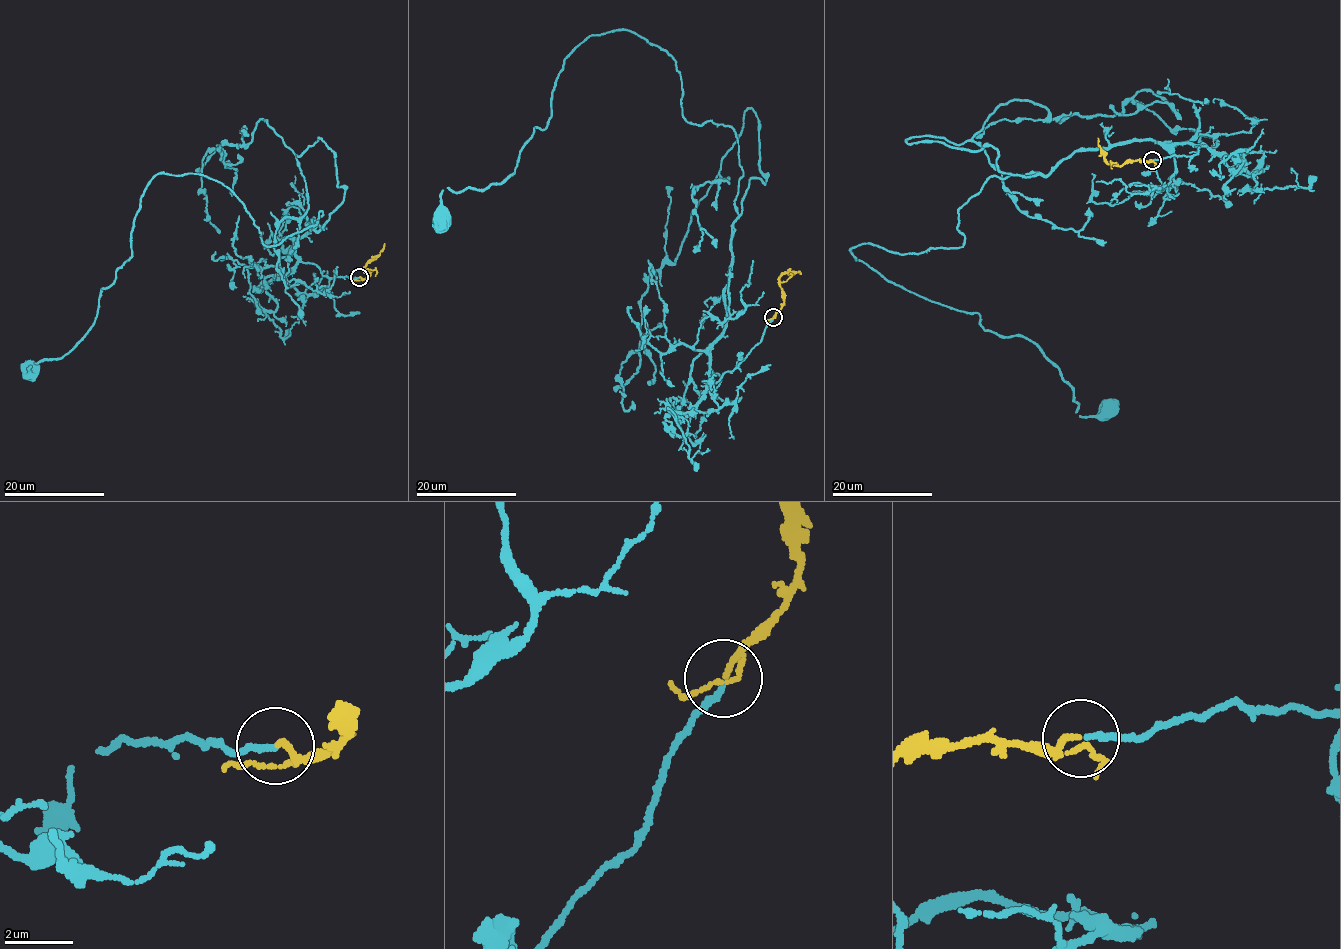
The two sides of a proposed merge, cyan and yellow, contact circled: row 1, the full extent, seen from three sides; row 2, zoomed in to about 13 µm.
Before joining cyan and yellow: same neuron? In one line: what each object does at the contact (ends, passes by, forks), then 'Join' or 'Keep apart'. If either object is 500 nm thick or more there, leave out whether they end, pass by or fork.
At the ring cyan ends. At the ring yellow ends. Join

